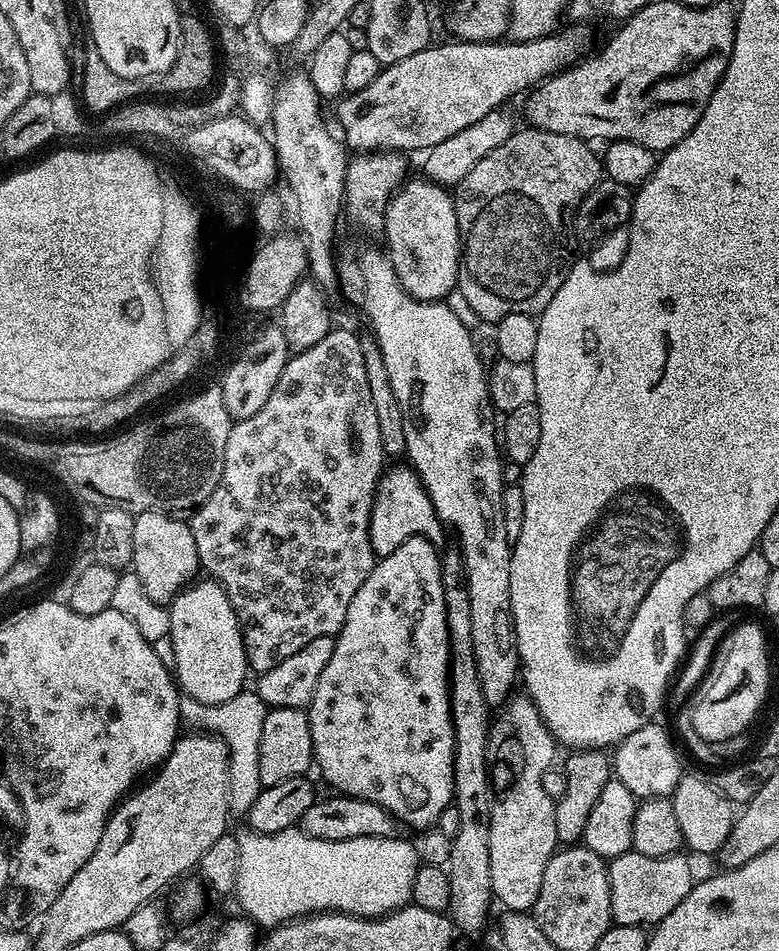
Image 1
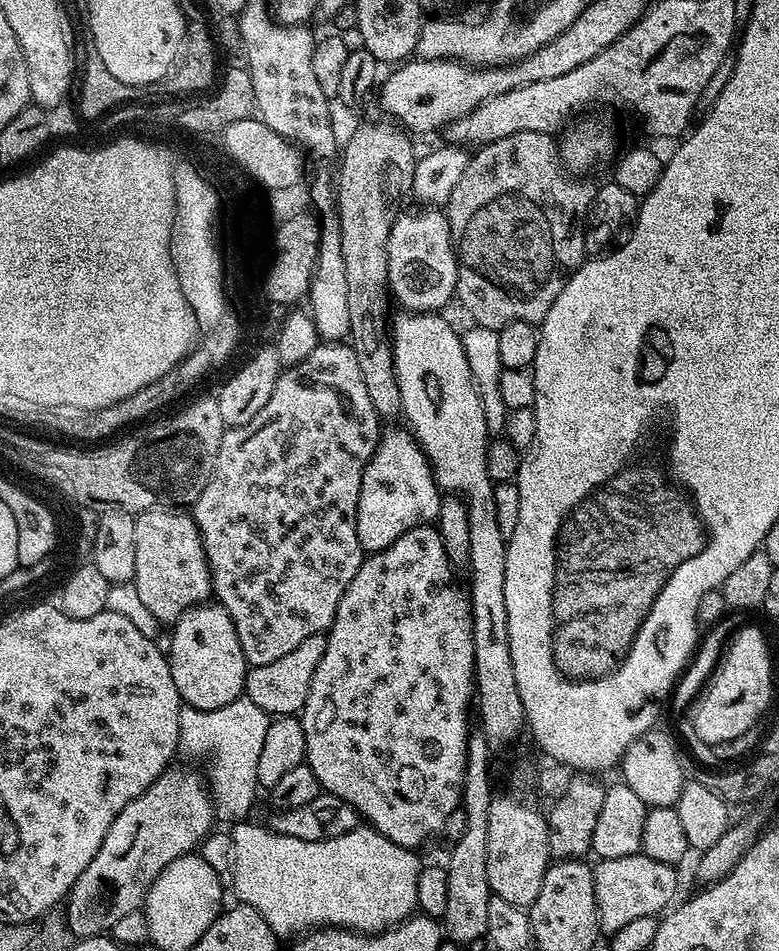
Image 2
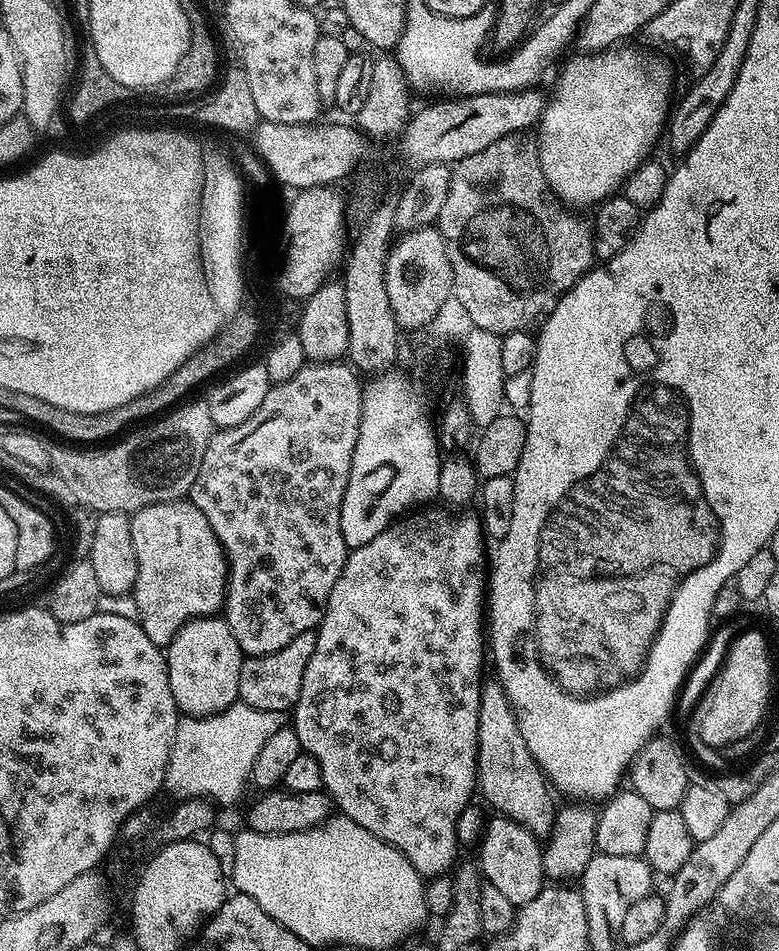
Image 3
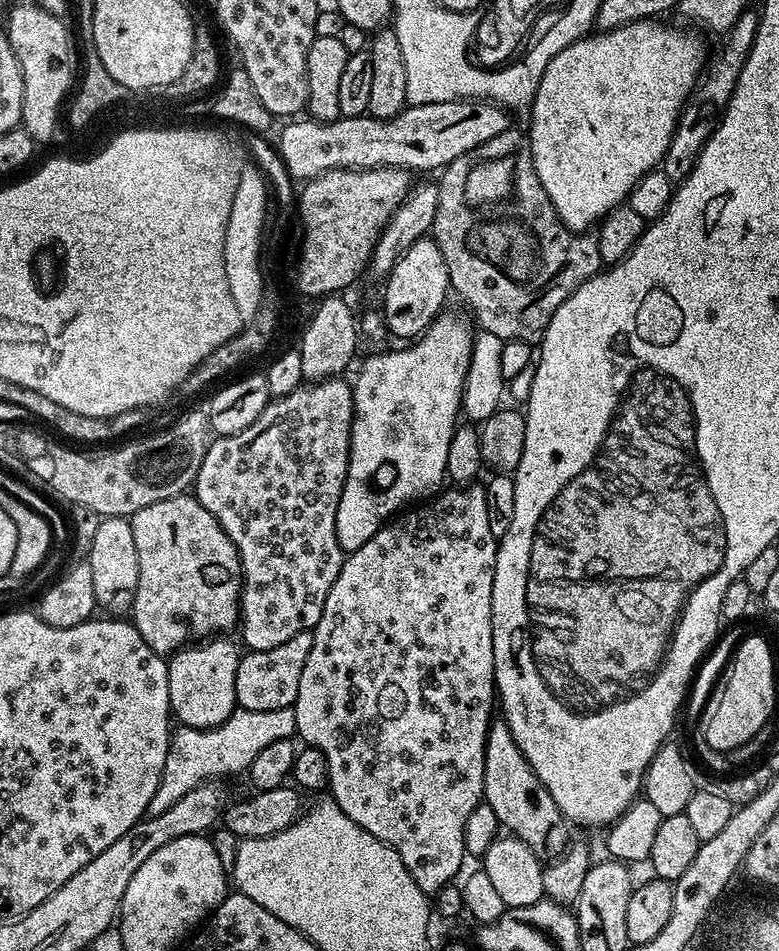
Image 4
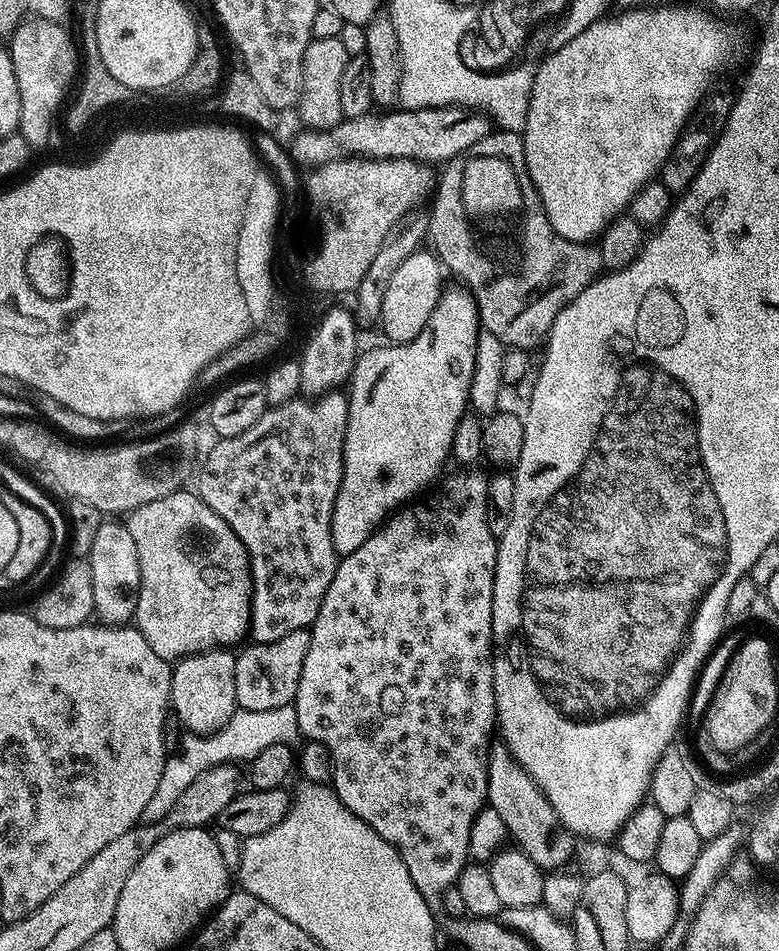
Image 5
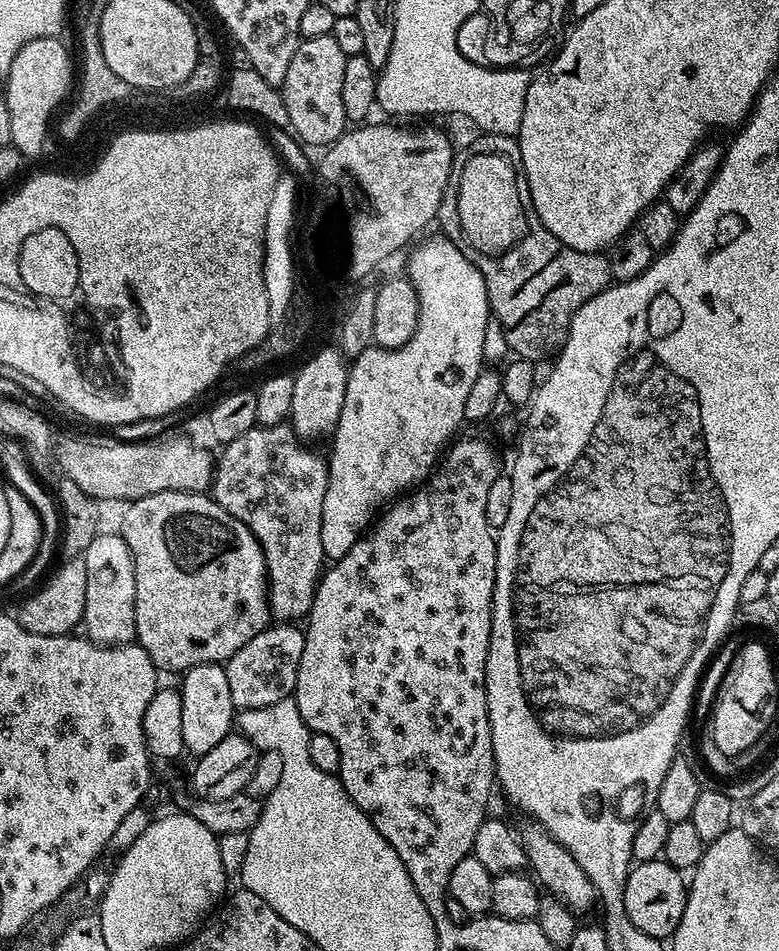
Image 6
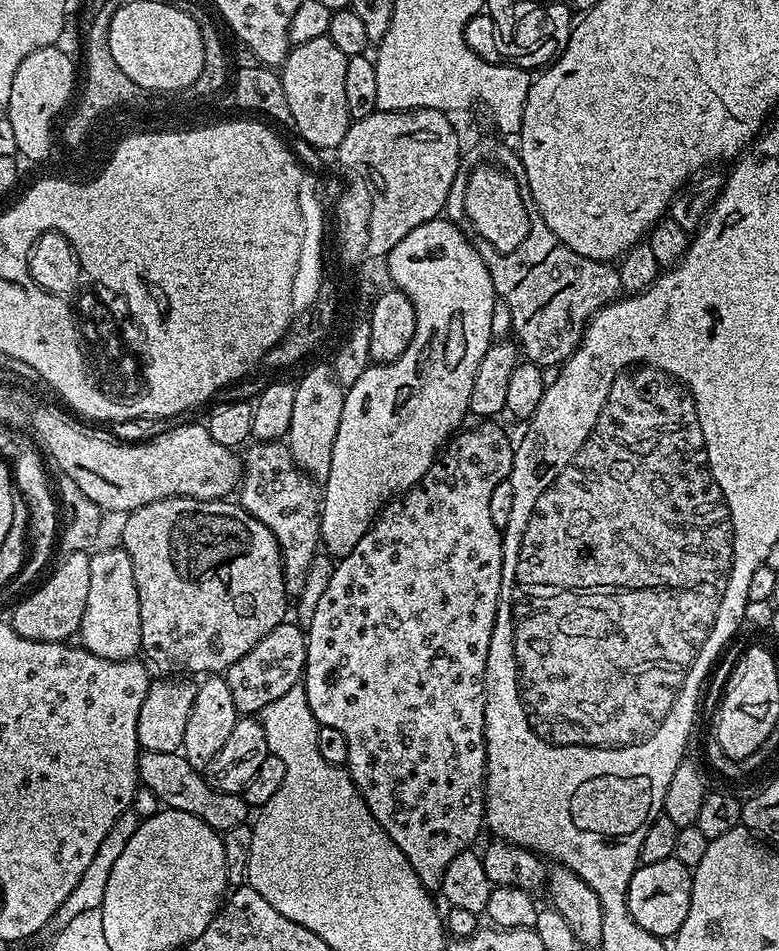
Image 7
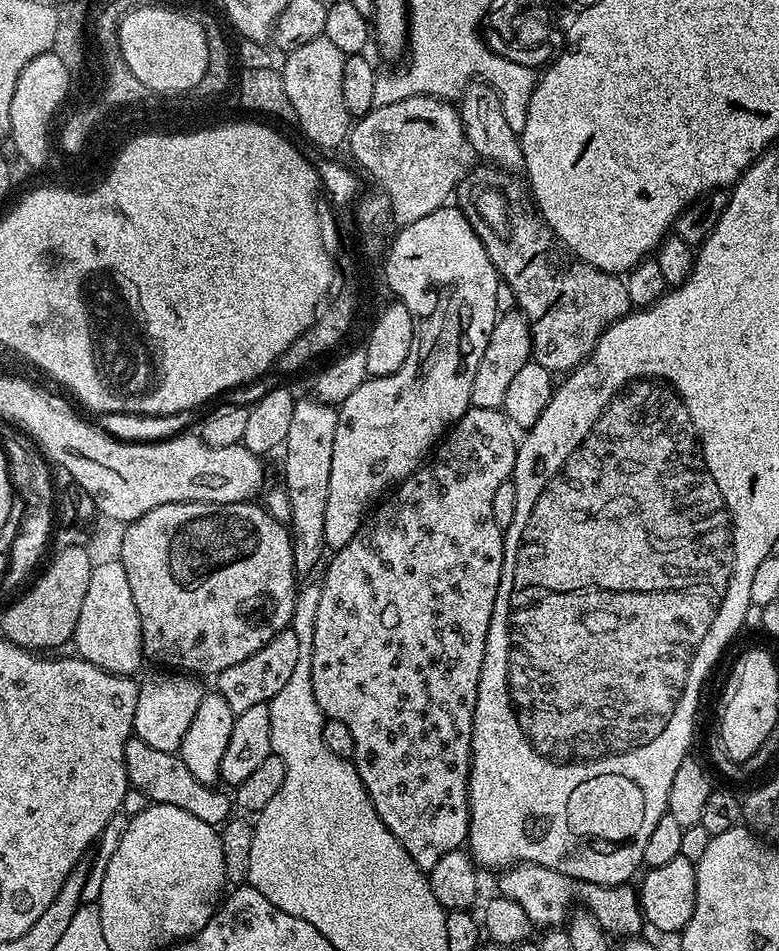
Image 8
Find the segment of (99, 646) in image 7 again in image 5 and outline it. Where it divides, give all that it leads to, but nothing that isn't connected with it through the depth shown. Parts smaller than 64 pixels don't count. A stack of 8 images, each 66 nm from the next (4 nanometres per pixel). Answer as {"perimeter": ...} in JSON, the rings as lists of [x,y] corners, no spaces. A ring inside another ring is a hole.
{"perimeter":[[[104,522],[94,537],[92,552],[86,557],[90,578],[94,582],[94,616],[104,626],[124,626],[136,615],[140,593],[140,559],[138,546],[130,538],[127,523]]]}

